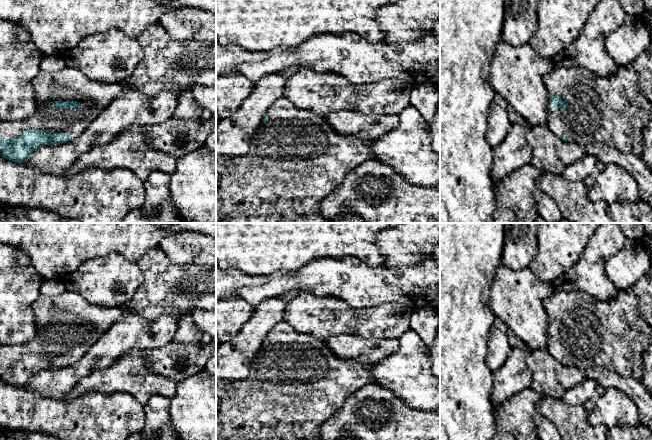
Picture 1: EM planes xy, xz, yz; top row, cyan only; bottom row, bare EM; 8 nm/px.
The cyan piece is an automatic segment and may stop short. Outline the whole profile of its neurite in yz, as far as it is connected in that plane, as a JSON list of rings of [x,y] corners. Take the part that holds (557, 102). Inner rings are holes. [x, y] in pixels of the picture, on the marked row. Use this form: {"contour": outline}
{"contour": [[[630,66],[621,67],[611,77],[599,77],[586,68],[555,67],[543,77],[548,97],[546,124],[563,141],[575,142],[582,147],[601,142],[623,153],[641,157],[643,152],[642,130],[649,121],[652,121],[652,102],[640,92],[638,80],[636,70]]]}

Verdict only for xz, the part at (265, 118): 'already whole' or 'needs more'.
needs more

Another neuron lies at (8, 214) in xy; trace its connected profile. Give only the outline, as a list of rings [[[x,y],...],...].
[[[0,205],[0,223],[33,223],[25,214],[28,207]]]

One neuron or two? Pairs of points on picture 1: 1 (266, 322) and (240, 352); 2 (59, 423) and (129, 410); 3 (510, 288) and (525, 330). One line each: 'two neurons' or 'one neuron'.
1: one neuron
2: one neuron
3: one neuron

